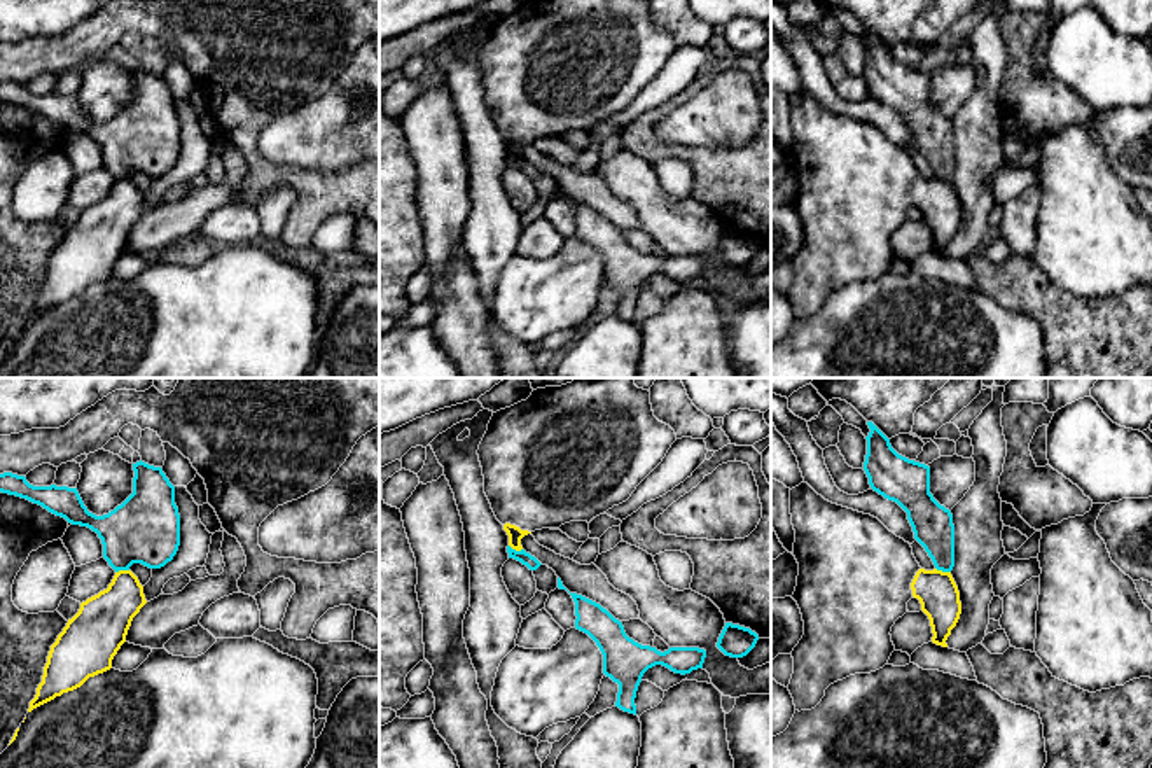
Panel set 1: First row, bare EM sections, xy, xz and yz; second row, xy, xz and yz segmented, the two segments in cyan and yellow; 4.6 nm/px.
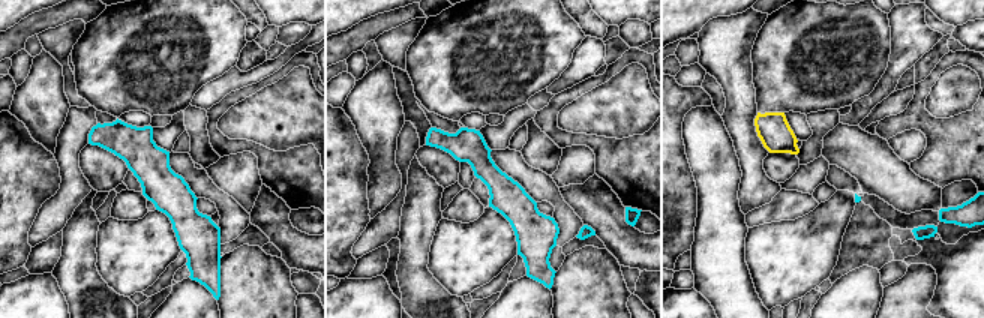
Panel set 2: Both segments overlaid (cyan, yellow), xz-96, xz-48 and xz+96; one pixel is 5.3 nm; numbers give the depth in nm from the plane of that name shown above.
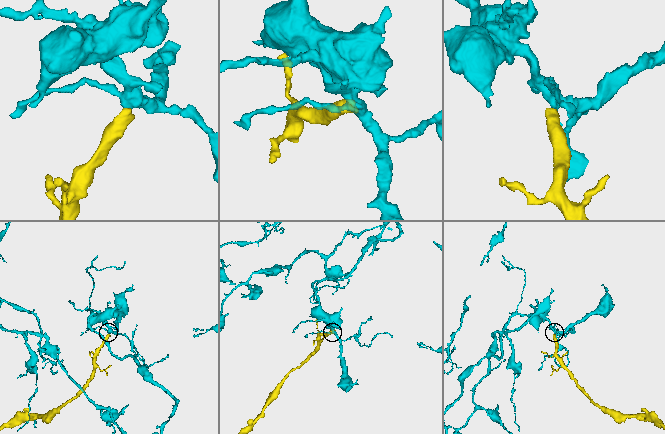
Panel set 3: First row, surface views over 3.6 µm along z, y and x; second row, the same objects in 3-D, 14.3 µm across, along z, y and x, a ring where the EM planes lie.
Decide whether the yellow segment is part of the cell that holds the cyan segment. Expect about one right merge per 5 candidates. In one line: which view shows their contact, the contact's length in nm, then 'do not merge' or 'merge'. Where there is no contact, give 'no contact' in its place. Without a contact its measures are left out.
contact in yz; length 80 nm; do not merge

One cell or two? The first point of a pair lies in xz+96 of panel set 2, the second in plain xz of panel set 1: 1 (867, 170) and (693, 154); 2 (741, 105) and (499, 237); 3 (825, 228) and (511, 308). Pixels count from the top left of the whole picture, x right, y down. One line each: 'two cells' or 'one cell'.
1: two cells
2: one cell
3: one cell

